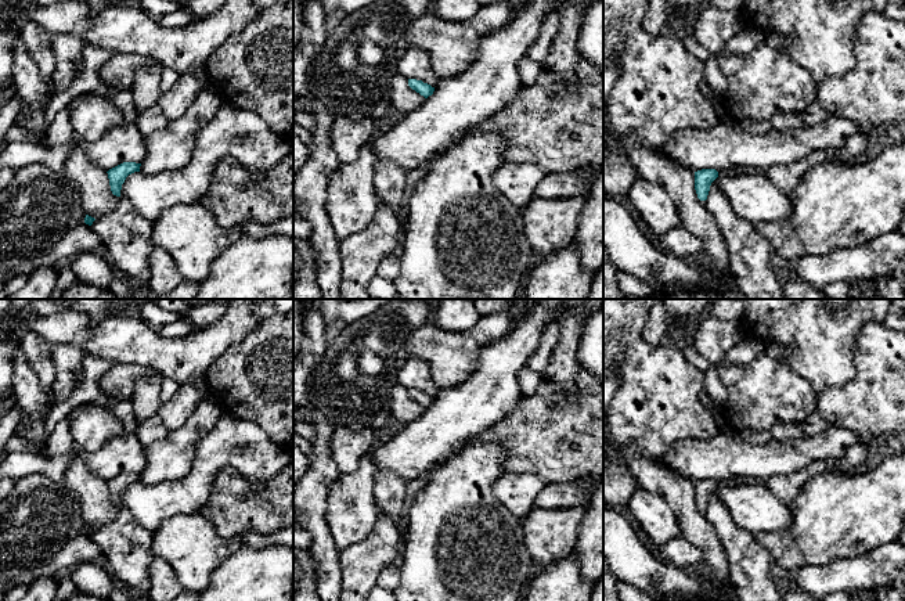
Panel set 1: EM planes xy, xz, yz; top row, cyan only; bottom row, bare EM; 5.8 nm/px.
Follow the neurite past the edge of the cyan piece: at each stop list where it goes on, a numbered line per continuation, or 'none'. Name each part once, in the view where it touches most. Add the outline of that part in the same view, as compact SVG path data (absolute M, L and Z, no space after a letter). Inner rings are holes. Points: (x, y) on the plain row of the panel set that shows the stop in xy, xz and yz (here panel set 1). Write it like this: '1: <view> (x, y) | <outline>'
none

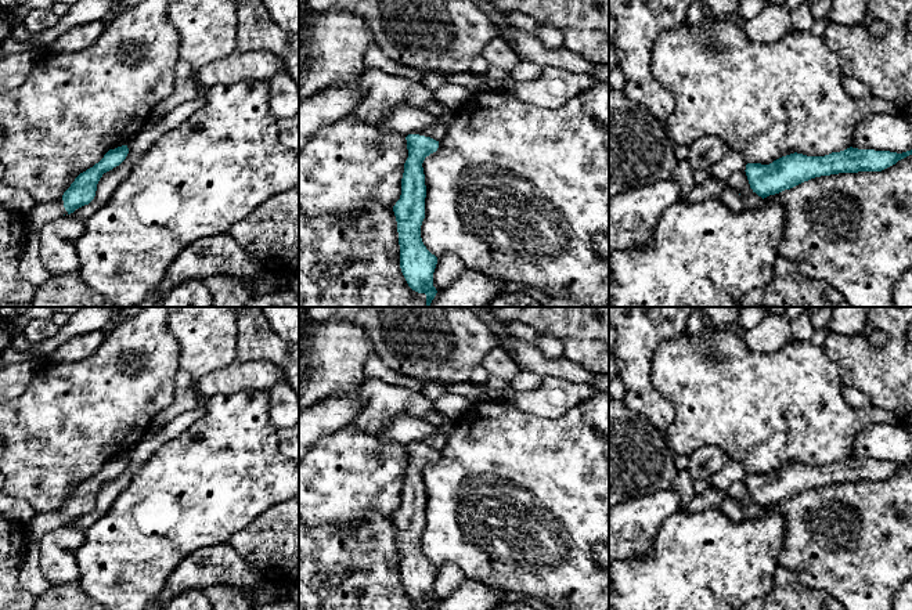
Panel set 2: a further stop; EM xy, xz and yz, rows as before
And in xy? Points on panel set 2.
1: xy (40, 524) | M62 508L53 513L36 515L32 520L26 524L26 531L30 539L39 542L42 537L51 530L68 524L64 517Z

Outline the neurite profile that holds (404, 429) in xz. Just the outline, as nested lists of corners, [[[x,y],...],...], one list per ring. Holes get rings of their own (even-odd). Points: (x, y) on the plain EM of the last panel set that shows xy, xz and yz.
[[[397,415],[392,423],[376,434],[376,438],[385,443],[400,443],[403,445],[417,444],[441,430],[439,425],[428,423],[425,419]]]

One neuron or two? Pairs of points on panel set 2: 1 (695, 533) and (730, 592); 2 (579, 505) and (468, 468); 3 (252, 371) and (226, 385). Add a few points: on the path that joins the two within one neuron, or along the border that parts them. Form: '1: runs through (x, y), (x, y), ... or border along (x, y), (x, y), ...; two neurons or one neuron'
1: runs through (695, 548), (696, 556), (714, 577); one neuron
2: runs through (551, 495), (496, 494); one neuron
3: runs through (245, 375), (233, 378); one neuron

